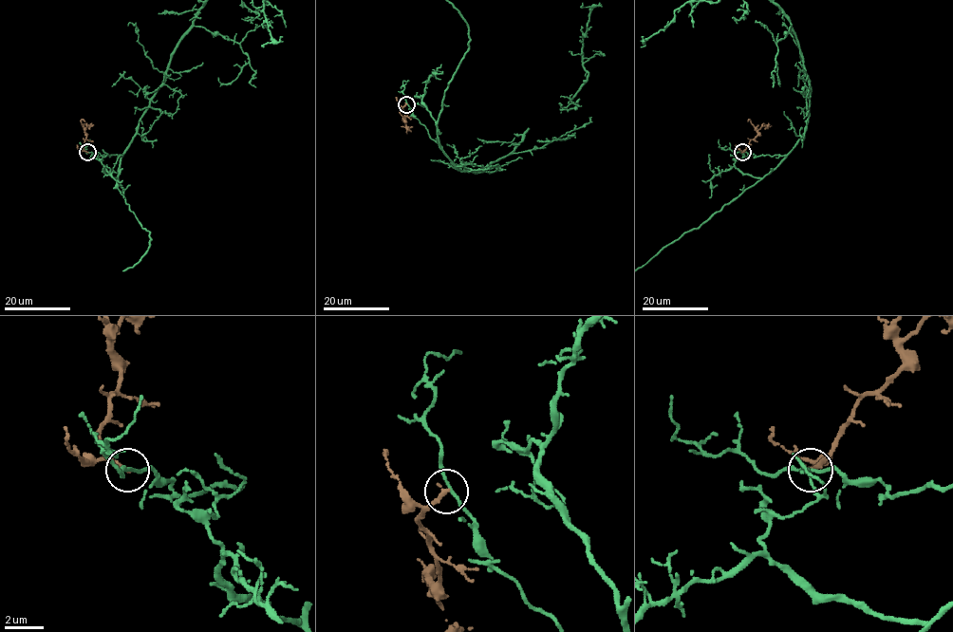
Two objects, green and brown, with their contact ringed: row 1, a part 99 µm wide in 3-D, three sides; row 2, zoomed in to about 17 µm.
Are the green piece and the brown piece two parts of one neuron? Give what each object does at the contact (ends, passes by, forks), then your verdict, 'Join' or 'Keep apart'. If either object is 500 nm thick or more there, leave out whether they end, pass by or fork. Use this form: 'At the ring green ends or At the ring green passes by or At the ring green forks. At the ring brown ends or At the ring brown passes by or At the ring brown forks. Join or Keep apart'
At the ring green passes by. At the ring brown ends. Keep apart

